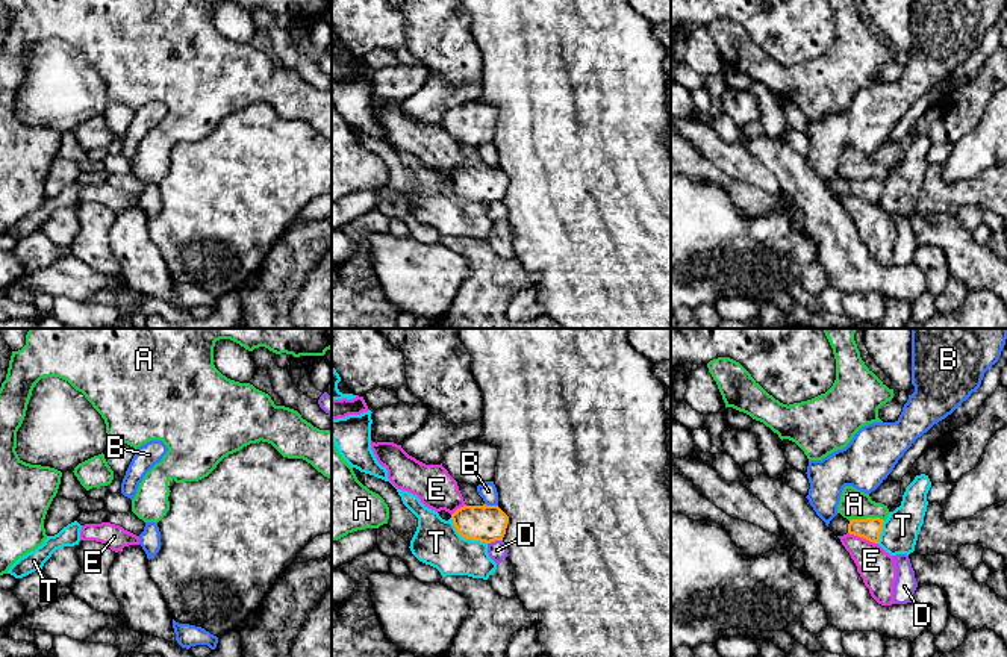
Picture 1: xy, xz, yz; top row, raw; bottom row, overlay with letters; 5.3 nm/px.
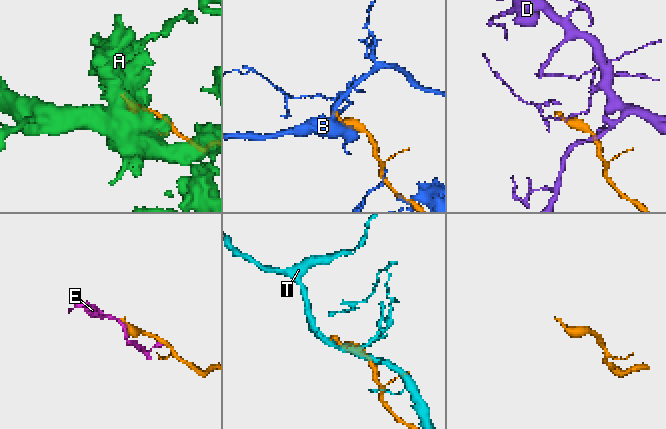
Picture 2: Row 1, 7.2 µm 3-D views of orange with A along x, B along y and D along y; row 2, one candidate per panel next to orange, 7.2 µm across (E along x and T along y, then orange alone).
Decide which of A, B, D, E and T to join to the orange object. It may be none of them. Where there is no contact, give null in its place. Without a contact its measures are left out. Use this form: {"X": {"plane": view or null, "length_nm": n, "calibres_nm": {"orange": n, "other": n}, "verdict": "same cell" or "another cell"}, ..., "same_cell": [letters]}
{"A": {"plane": "yz", "length_nm": 180, "calibres_nm": {"orange": 120, "other": 160}, "verdict": "another cell"}, "B": {"plane": "xz", "length_nm": 70, "calibres_nm": {"orange": 190, "other": 90}, "verdict": "another cell"}, "D": {"plane": "xz", "length_nm": 80, "calibres_nm": {"orange": 190, "other": 100}, "verdict": "another cell"}, "E": {"plane": "yz", "length_nm": 170, "calibres_nm": {"orange": 120, "other": 200}, "verdict": "another cell"}, "T": {"plane": "xz", "length_nm": 240, "calibres_nm": {"orange": 190, "other": 260}, "verdict": "another cell"}, "same_cell": []}

